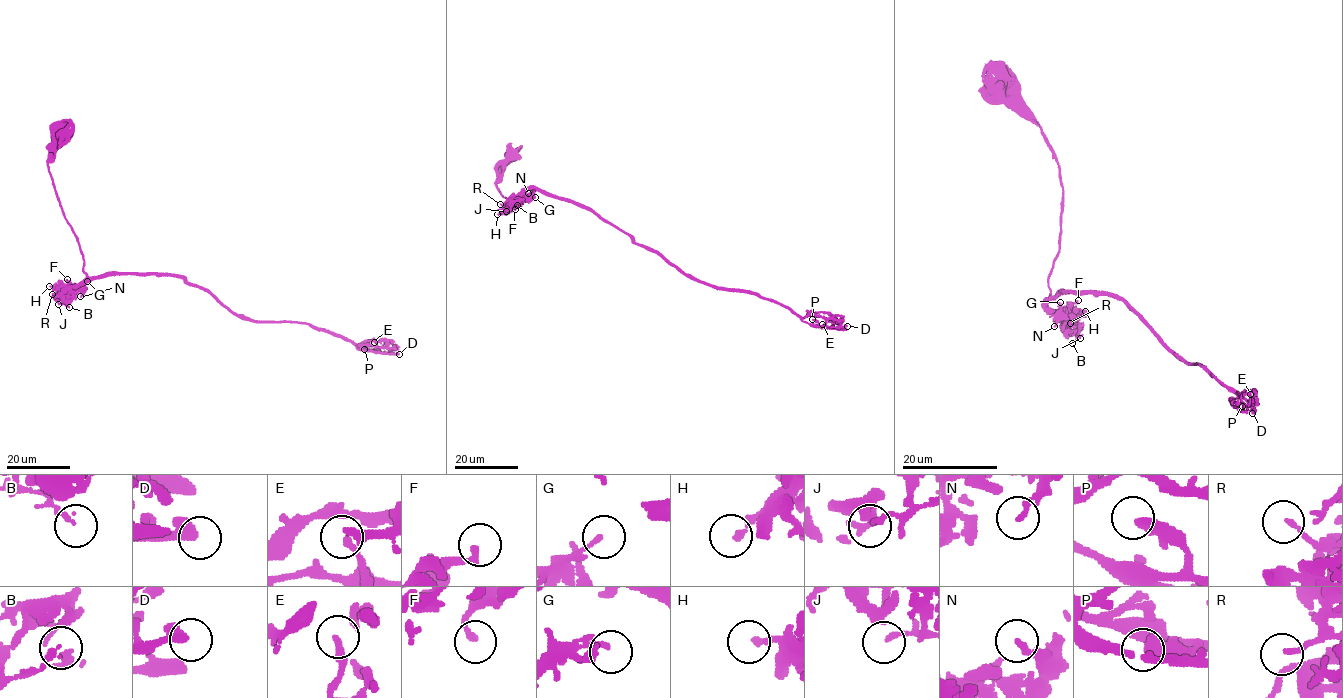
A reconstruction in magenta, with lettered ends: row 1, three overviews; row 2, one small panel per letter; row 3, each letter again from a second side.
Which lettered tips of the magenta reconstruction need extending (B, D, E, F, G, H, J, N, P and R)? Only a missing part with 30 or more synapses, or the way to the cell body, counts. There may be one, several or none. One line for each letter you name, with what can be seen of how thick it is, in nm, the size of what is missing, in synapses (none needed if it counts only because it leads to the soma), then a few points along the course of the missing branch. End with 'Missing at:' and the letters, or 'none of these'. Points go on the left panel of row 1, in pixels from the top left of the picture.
Missing at: none of these

